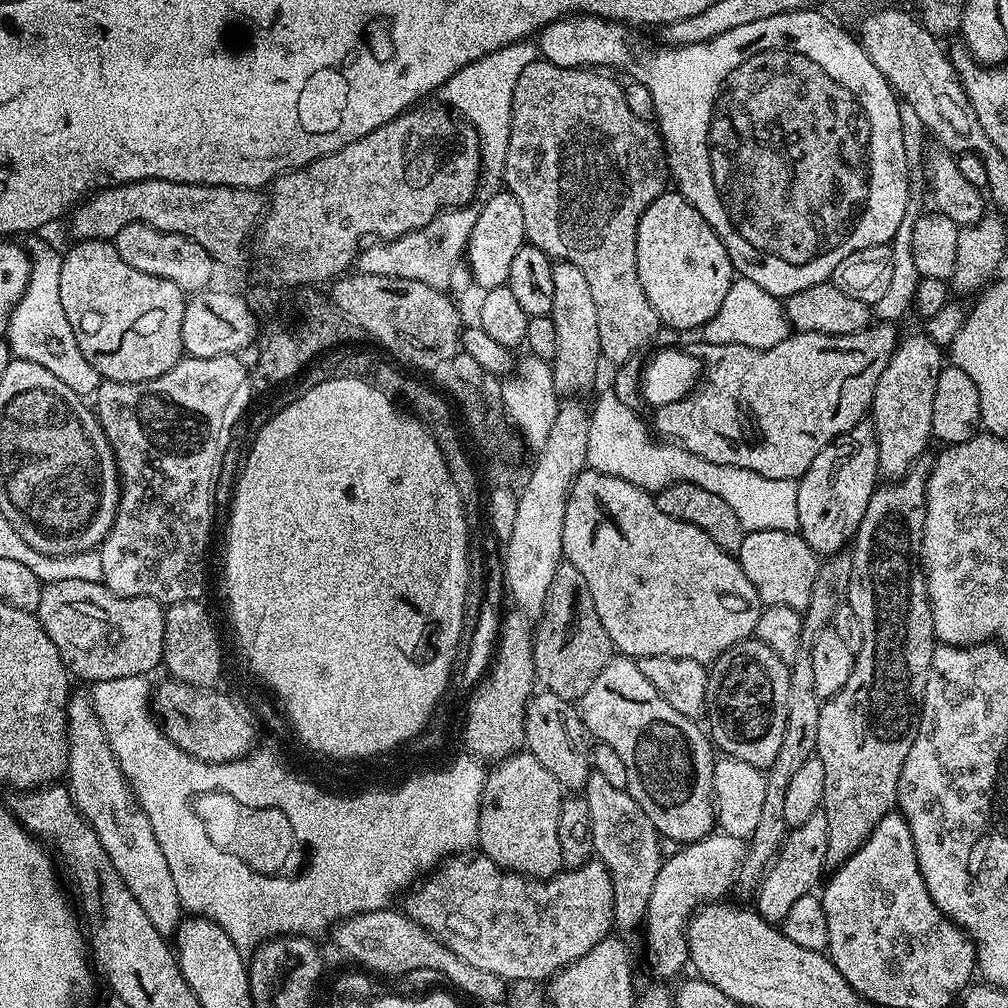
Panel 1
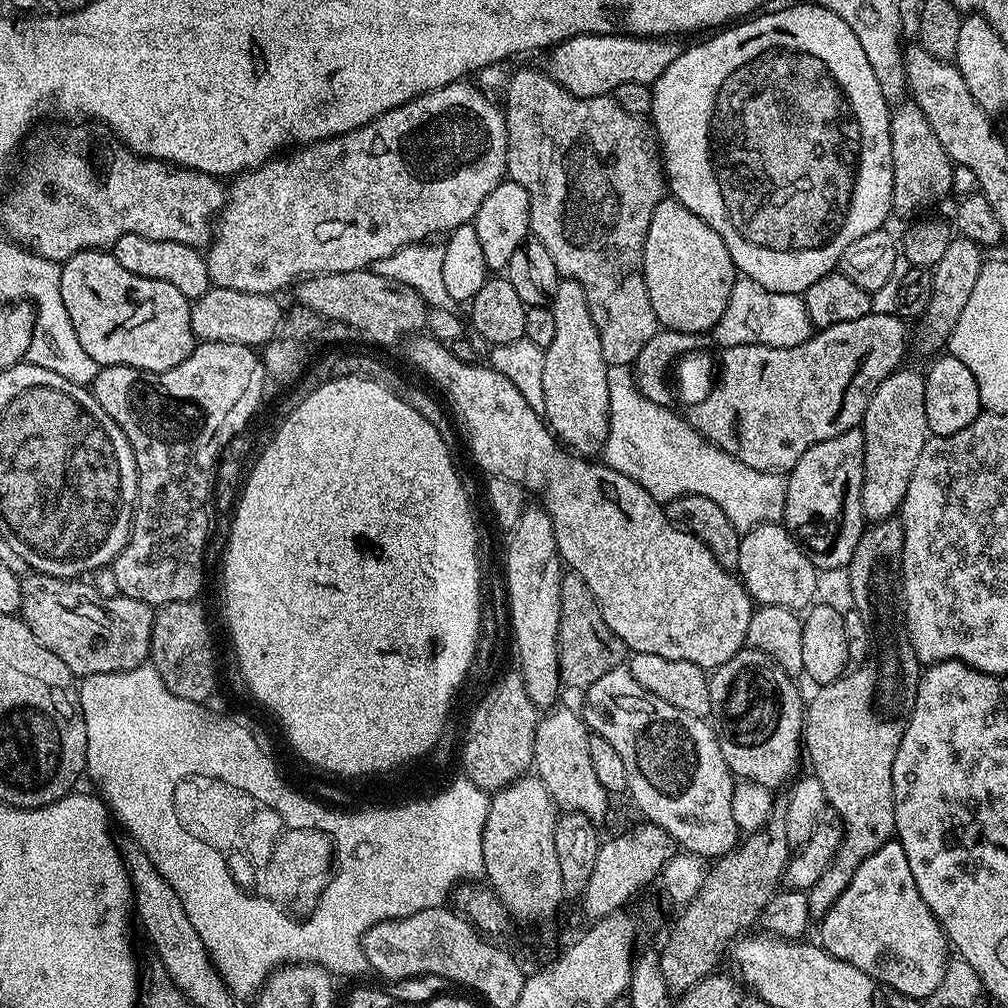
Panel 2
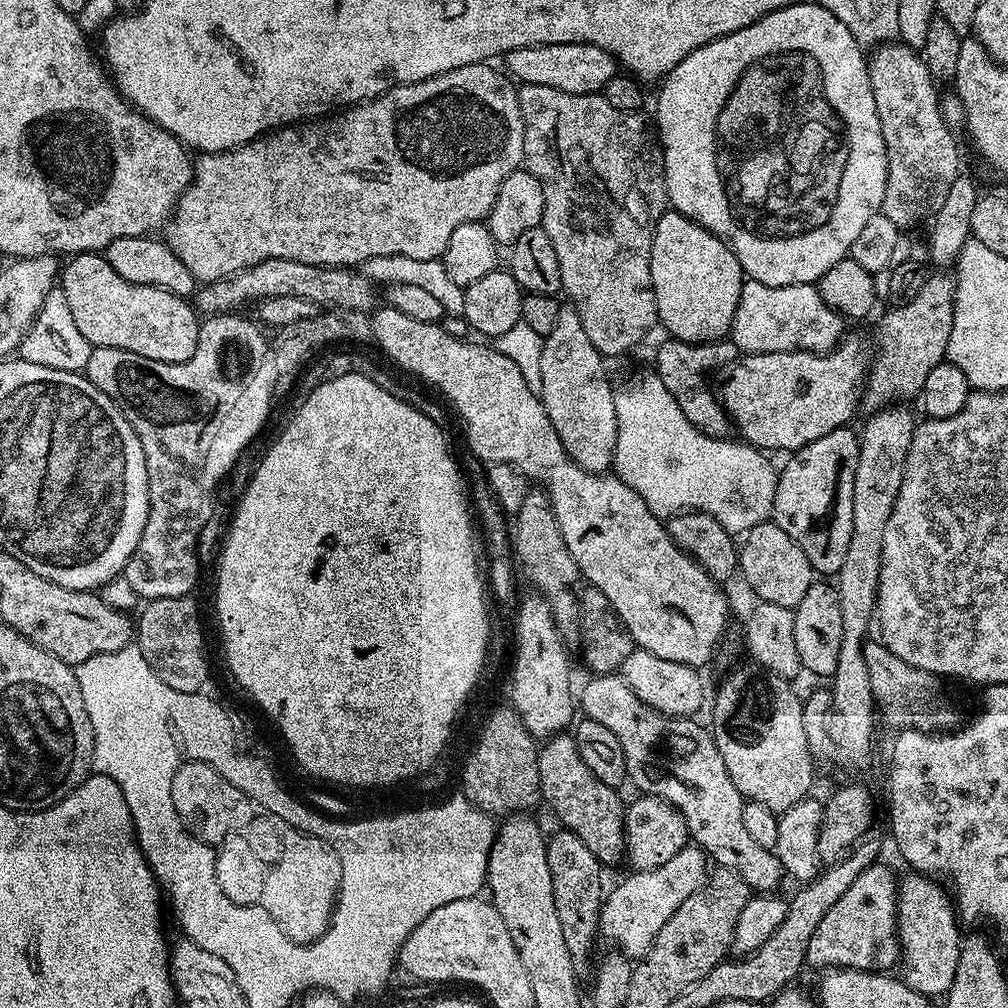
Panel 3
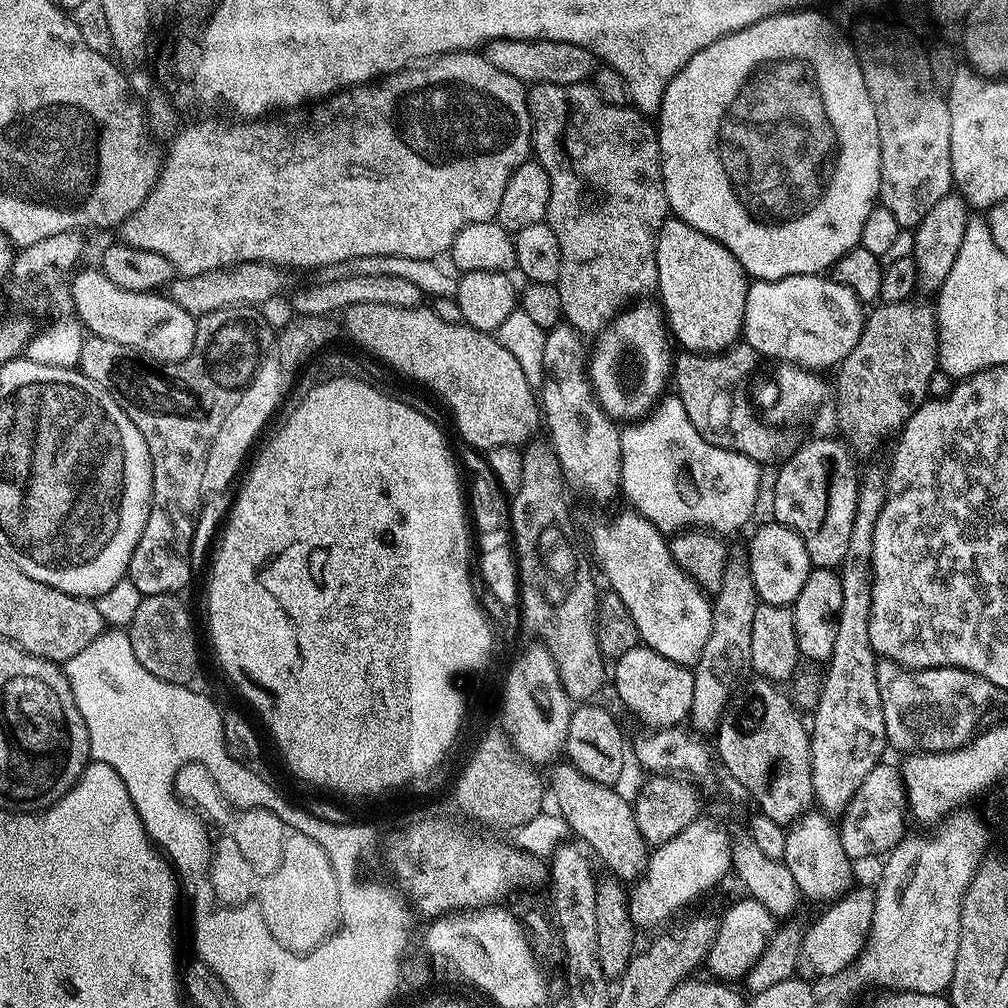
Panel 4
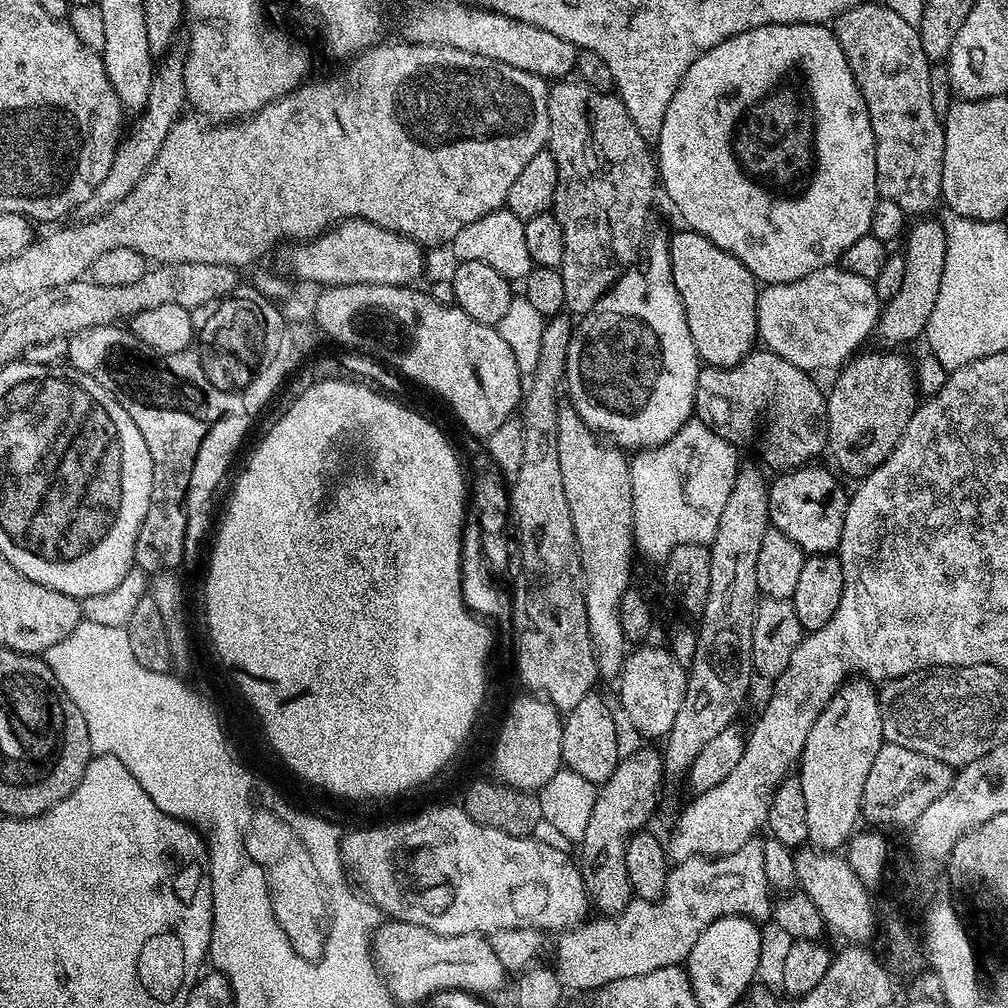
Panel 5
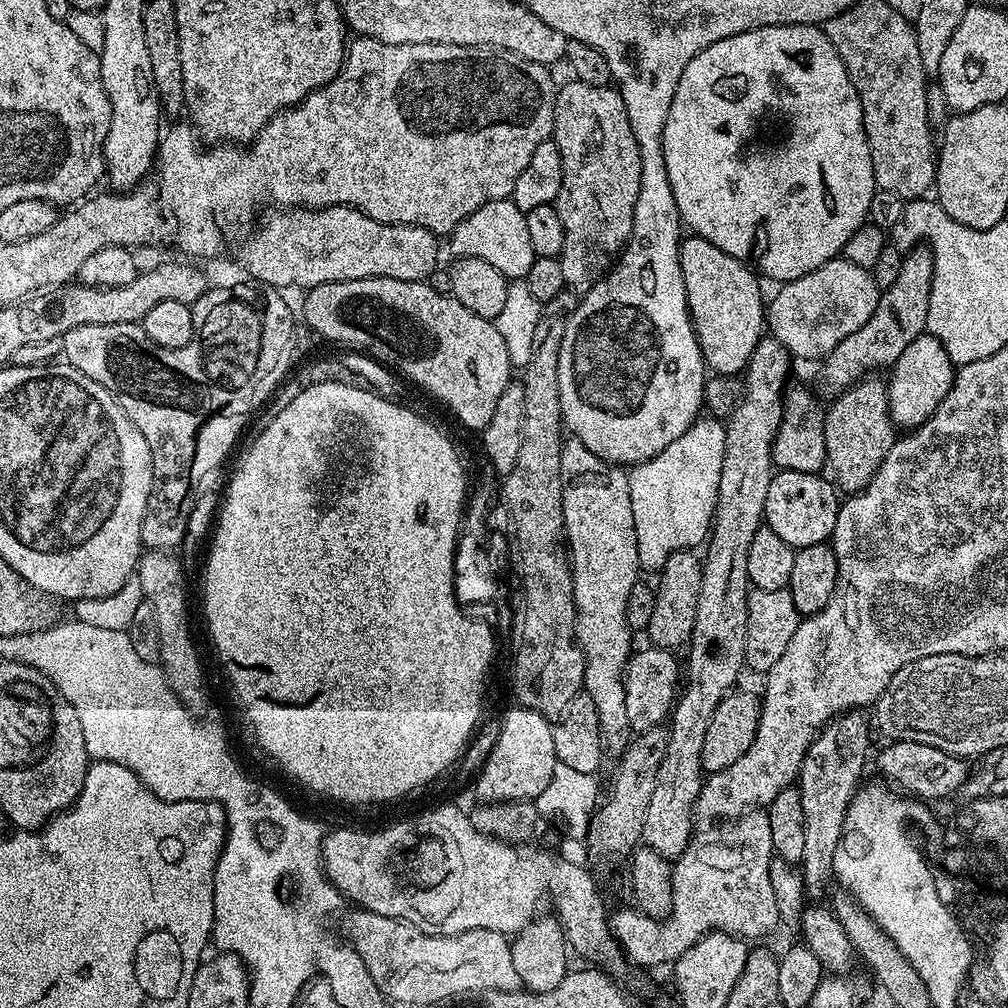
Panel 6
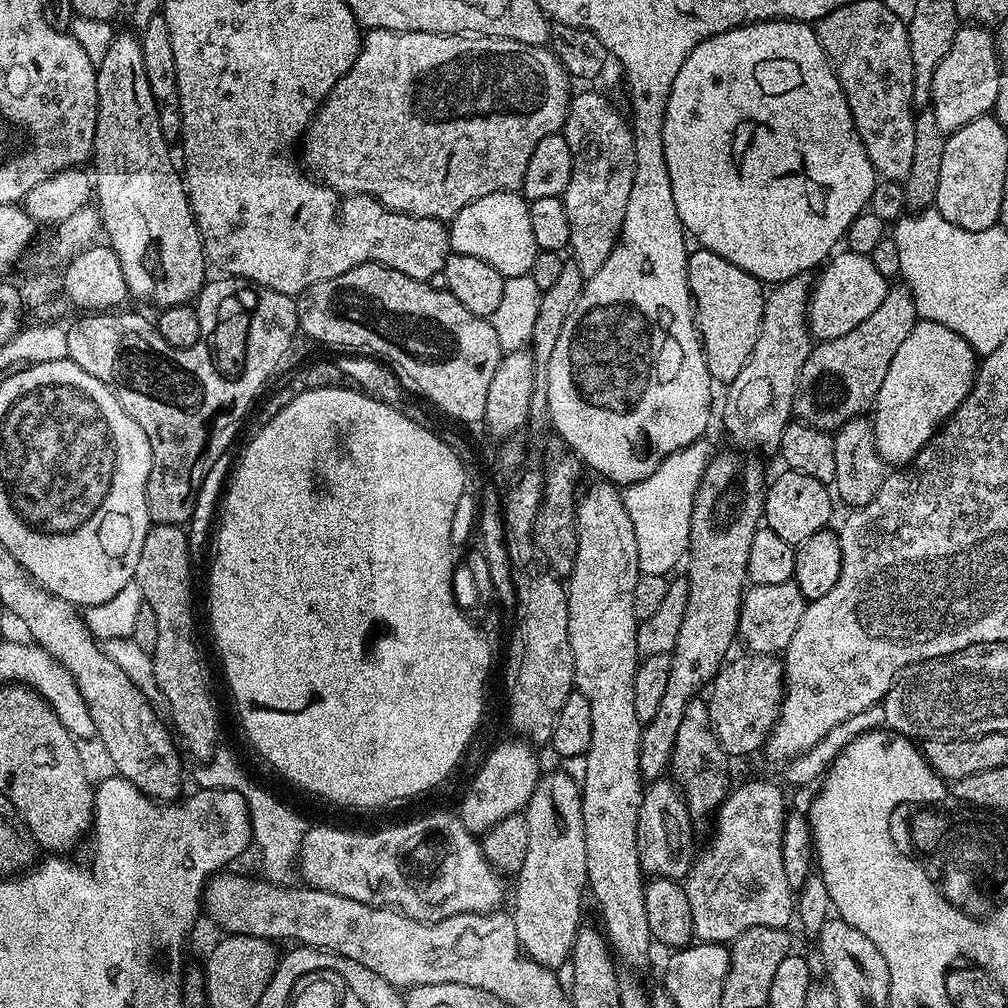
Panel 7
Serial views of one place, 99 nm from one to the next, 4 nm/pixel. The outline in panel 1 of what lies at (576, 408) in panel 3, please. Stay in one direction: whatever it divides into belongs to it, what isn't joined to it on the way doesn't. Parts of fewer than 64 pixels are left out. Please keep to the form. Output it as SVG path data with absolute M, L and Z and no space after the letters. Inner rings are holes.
M565 260L553 263L554 307L551 318L557 334L556 356L550 361L557 393L572 398L575 392L584 392L596 380L596 360L601 359L598 342L598 309L590 294L590 286L578 266Z

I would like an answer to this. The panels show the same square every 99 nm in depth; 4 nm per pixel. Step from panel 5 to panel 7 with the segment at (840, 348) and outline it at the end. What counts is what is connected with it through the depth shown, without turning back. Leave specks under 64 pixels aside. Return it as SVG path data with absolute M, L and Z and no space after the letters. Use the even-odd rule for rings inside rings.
M840 250L823 265L822 271L815 277L812 294L808 298L808 329L817 341L842 338L842 334L850 334L854 326L862 326L878 306L882 306L882 298L886 298L890 287L889 277L878 274L871 256L863 256L857 252Z

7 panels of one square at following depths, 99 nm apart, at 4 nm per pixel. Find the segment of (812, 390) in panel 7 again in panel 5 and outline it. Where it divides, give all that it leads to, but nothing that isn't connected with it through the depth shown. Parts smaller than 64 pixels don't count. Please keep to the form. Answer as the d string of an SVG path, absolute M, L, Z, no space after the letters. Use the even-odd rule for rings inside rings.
M917 219L916 225L909 227L903 241L902 255L906 262L906 275L902 287L894 298L883 305L881 314L876 319L875 339L880 339L885 349L896 350L900 344L908 344L911 340L920 340L924 335L924 327L930 322L930 310L934 310L934 302L938 302L938 286L942 286L942 270L946 266L946 230L939 219Z

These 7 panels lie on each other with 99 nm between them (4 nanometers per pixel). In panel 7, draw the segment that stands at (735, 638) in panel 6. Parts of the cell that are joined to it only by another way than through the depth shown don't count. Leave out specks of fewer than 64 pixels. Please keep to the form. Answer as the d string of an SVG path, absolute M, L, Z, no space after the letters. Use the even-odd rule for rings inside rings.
M811 275L795 276L775 285L765 295L762 326L754 354L742 366L738 378L727 385L724 396L724 428L732 440L749 440L760 448L779 449L780 439L794 413L794 394L802 366L812 353L814 337L808 329L808 298L814 283ZM668 778L651 781L645 787L642 806L638 810L638 862L641 870L652 878L661 876L667 880L683 881L694 863L692 823L694 823L694 817L688 811L687 802L679 784Z

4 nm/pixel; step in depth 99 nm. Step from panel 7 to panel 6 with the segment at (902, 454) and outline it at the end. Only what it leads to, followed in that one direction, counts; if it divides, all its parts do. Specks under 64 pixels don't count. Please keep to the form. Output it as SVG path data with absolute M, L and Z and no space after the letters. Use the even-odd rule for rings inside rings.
M925 334L914 338L914 342L910 342L906 350L902 350L902 358L898 358L892 365L890 375L892 380L887 385L892 423L897 429L911 430L925 424L928 417L934 414L934 410L938 410L942 398L946 398L952 385L954 365L942 342Z

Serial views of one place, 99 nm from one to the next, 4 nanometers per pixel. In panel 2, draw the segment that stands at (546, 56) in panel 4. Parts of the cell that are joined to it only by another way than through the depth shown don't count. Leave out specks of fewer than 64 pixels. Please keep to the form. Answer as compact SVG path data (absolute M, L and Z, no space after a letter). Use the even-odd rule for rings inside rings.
M582 34L571 36L561 44L553 44L547 53L546 71L575 96L590 98L615 94L622 82L655 85L658 78L682 51L676 38L649 38L627 34Z

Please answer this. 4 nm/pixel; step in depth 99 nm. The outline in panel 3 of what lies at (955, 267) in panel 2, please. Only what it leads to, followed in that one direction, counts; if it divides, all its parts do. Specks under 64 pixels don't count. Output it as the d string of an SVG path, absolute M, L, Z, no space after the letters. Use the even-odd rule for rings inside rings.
M948 274L936 275L940 276L929 275L927 279L925 279L922 290L918 290L918 294L910 302L889 307L887 309L889 312L881 318L880 325L878 325L876 328L874 355L866 377L866 387L862 393L863 403L865 405L869 404L869 409L879 410L895 405L897 402L908 402L908 399L910 399L911 396L914 396L914 398L919 397L923 390L923 386L926 385L927 374L929 374L930 370L933 370L934 366L938 366L939 363L946 360L948 355L948 343L950 342L950 330L954 326L954 298L956 297L956 281L951 275Z

